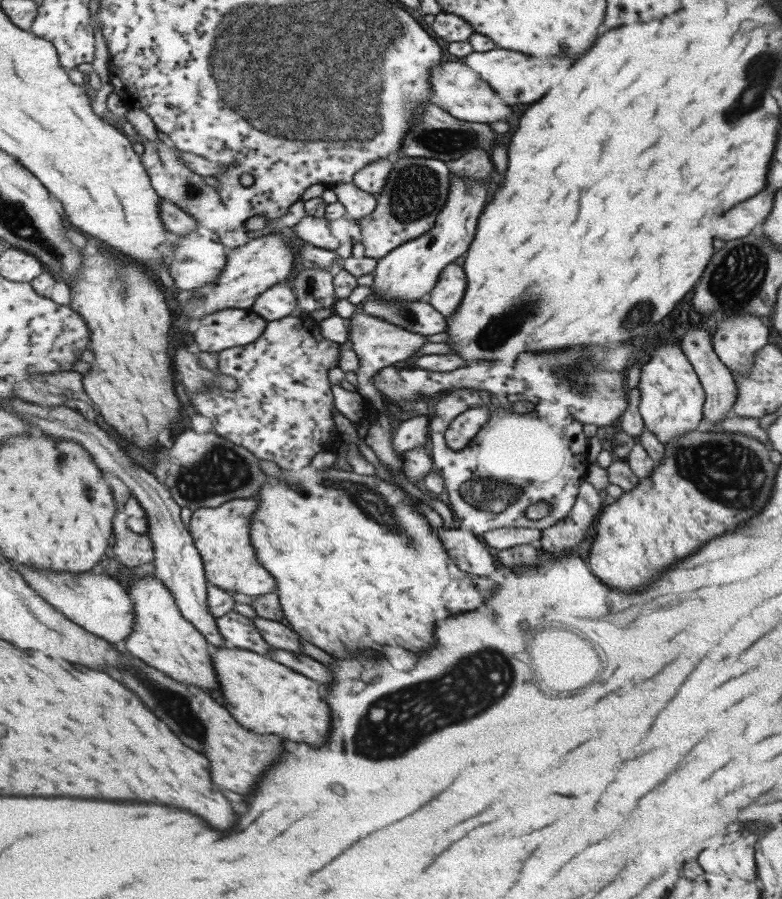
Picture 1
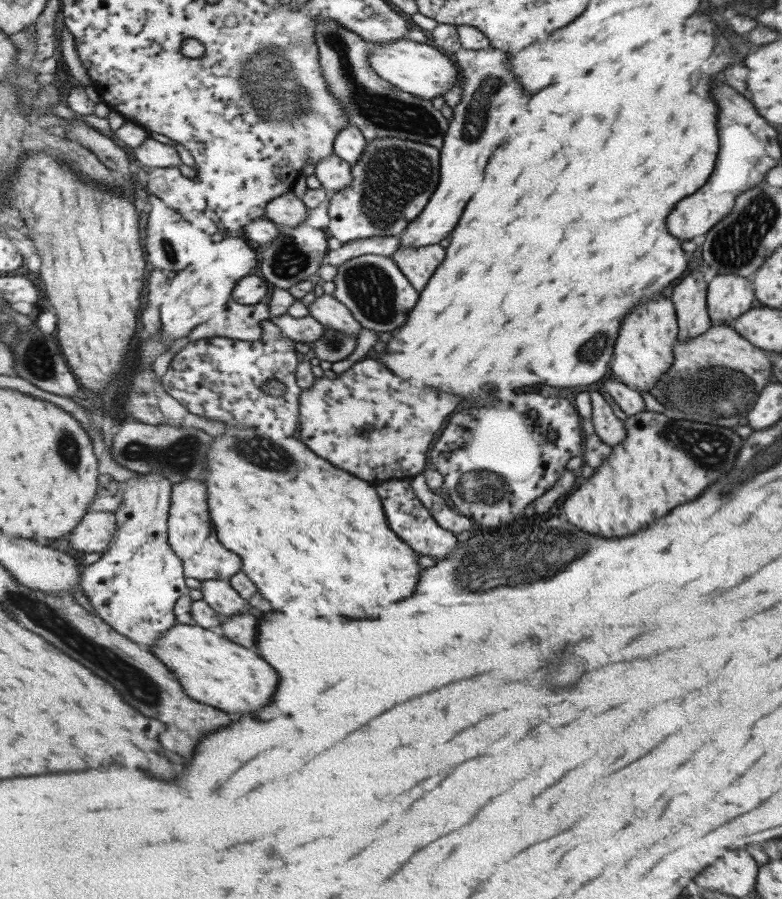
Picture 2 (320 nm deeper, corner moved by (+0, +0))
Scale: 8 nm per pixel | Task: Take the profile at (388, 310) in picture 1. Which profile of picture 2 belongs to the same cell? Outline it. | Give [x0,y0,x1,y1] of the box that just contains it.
[333,254,419,333]

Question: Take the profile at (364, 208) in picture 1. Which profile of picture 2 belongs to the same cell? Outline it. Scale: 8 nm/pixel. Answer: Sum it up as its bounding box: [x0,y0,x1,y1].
[315,154,352,193]

